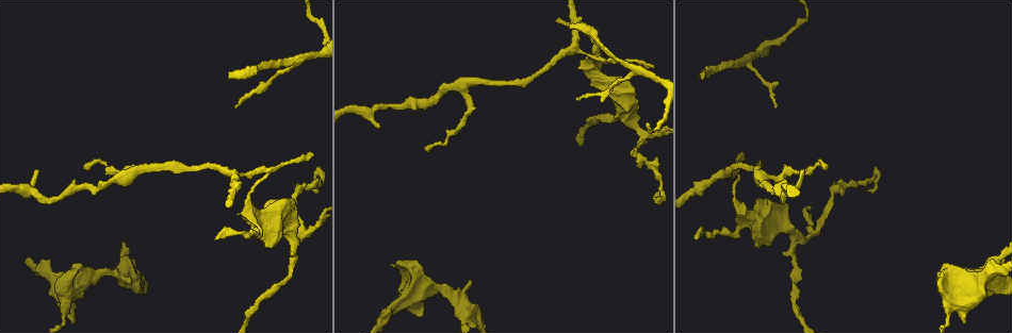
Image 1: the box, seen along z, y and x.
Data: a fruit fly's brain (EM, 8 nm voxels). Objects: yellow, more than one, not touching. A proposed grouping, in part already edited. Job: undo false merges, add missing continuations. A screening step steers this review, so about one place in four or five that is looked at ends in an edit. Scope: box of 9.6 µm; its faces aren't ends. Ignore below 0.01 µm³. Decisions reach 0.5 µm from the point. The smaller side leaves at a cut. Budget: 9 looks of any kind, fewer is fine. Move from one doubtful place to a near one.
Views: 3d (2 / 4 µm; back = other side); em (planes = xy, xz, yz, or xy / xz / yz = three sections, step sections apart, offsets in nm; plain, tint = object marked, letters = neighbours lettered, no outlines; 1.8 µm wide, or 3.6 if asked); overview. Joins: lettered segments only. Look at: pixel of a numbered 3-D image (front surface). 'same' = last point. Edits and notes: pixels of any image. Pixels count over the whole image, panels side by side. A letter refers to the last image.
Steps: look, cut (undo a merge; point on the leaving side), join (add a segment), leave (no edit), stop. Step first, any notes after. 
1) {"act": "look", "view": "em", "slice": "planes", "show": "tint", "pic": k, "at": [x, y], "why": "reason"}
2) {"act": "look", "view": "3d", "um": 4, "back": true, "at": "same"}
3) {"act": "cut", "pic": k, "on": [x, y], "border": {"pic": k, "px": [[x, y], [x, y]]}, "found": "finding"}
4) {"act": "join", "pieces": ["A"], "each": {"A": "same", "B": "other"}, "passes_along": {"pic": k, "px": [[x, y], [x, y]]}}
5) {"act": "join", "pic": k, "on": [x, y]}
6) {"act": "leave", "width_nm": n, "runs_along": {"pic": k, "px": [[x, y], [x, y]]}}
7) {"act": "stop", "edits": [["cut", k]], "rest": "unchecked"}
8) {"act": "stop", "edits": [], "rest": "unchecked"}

{"act": "look", "view": "3d", "um": 2, "pic": 1, "at": [288, 234]}

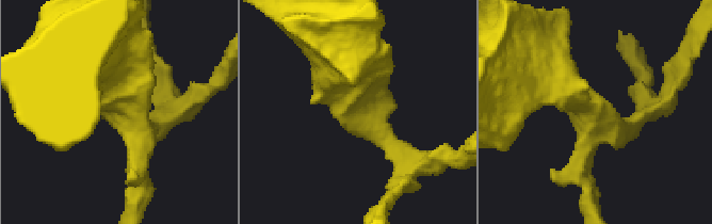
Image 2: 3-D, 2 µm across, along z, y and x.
{"act": "look", "view": "em", "slice": "planes", "show": "plain", "pic": 2, "at": [600, 120], "arms": 4}

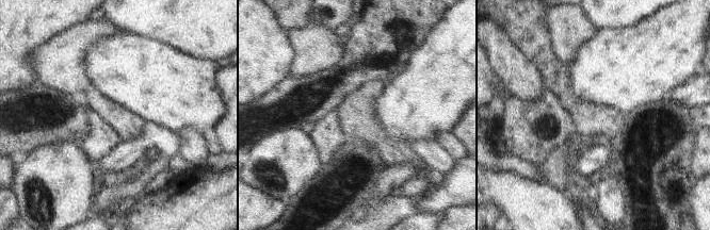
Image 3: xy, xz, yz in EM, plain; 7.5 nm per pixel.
{"act": "look", "view": "em", "slice": "planes", "show": "letters", "at": "same"}

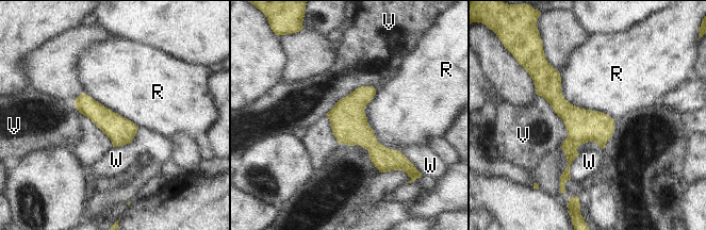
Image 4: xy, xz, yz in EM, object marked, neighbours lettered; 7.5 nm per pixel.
{"act": "leave", "each": {"R": "other", "V": "other", "W": "other"}, "found": "one neuron here"}

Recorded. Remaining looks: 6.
{"act": "look", "view": "3d", "um": 4, "pic": 1, "at": [633, 69], "why": "narrows sharply"}

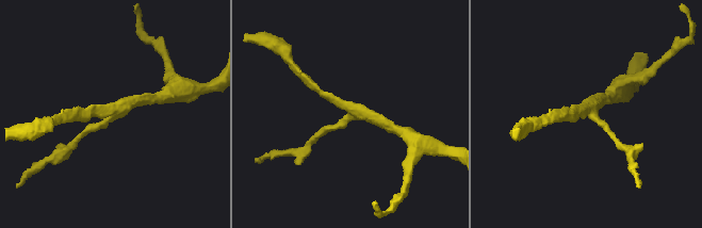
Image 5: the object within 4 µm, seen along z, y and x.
{"act": "look", "view": "em", "um": 3.6, "slice": "planes", "show": "letters", "pic": 5, "at": [112, 110], "arms": 3}

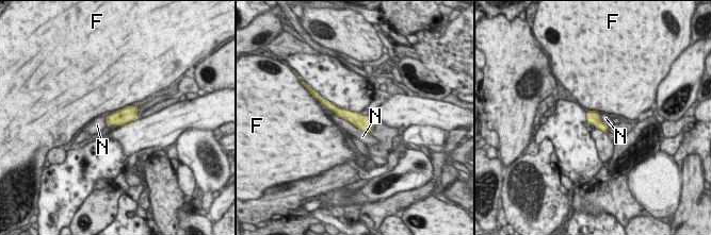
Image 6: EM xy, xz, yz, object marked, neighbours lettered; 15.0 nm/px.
{"act": "leave", "each": {"F": "other", "N": "other"}, "runs_along": {"pic": 6, "px": [[329, 105], [370, 128]]}, "found": "all the same neuron"}

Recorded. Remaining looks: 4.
{"act": "look", "view": "em", "slice": "planes", "show": "plain", "pic": 1, "at": [228, 72], "why": "free end"}

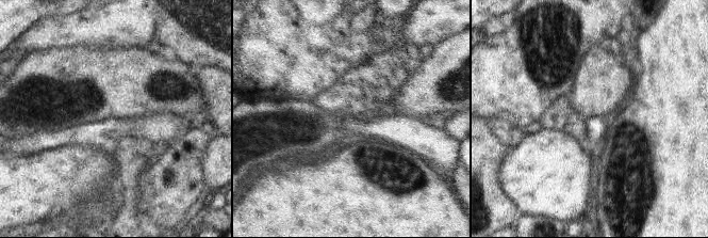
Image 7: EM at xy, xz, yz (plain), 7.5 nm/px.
{"act": "look", "view": "em", "slice": "planes", "show": "letters", "at": "same"}

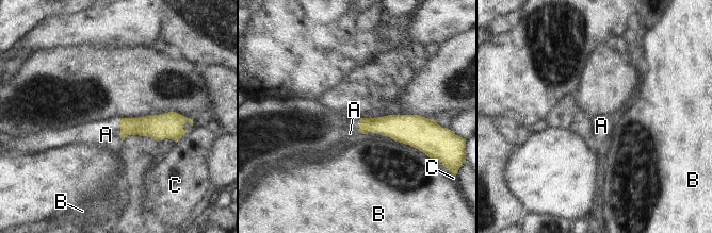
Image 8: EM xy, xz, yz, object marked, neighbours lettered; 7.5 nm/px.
{"act": "join", "pieces": ["A"], "width_nm": 120, "each": {"A": "same", "B": "other", "C": "other"}, "found": "it goes on there"}

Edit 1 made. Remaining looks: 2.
{"act": "look", "view": "overview"}

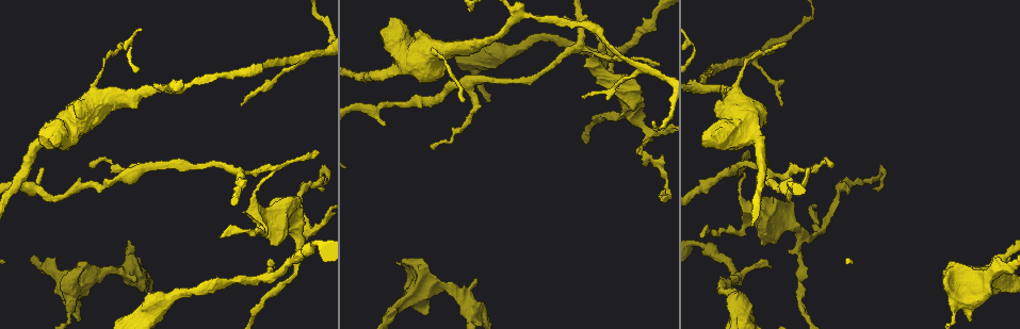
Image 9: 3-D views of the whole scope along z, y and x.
{"act": "look", "view": "em", "slice": "xz", "step": 8, "show": "letters", "pic": 9, "at": [948, 263], "why": "free end"}

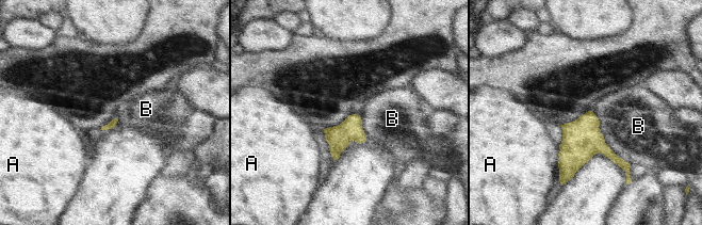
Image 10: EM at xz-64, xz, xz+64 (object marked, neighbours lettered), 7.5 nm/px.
{"act": "leave", "each": {"A": "other", "B": "other"}, "found": "no lettered segment goes on from it"}

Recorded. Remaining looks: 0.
{"act": "stop", "edits": [["join", 8]], "rest": "unchecked"}

